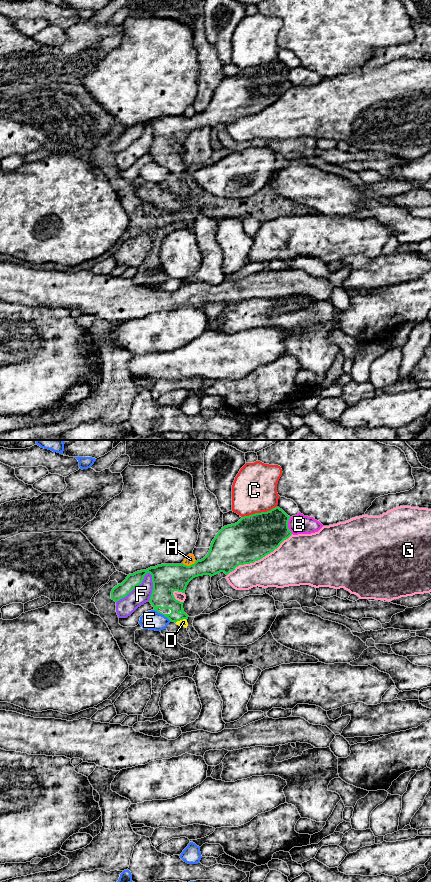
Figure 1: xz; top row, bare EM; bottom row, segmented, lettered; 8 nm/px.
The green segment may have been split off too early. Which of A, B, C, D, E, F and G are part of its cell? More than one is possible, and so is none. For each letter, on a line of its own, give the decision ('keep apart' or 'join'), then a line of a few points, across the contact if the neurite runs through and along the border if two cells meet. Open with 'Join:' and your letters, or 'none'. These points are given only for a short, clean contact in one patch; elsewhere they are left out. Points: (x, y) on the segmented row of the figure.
Join: D
A: keep apart
B: keep apart
C: keep apart
D: join; line xz (162, 597), (180, 619), (183, 622)
E: keep apart
F: keep apart
G: keep apart

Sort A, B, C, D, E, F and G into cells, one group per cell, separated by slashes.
A / B / C / D / E / F / G

